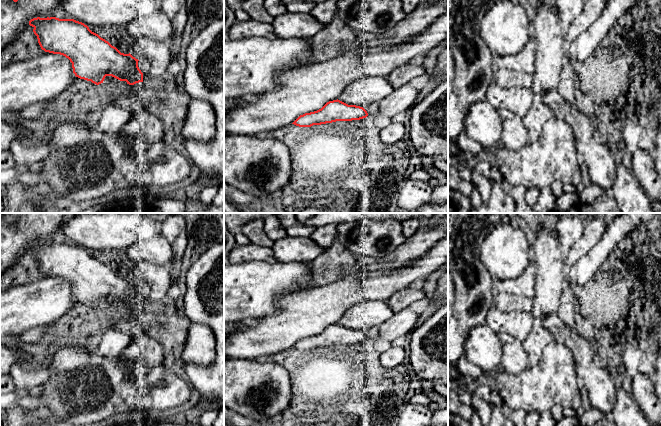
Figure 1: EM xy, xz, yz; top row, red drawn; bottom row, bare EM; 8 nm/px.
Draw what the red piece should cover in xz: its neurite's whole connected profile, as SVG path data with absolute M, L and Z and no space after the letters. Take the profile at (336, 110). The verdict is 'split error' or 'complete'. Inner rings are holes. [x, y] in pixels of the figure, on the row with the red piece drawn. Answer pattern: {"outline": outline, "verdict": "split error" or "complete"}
{"outline": "M340 100L327 102L321 109L300 115L292 124L299 127L311 127L313 125L321 125L336 121L352 121L366 118L368 115L374 117L379 112L379 104L371 103L364 108L356 105L348 105Z", "verdict": "split error"}

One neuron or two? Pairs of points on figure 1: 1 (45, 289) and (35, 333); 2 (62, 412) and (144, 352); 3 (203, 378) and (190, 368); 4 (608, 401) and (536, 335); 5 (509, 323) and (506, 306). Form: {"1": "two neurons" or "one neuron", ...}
{"1": "two neurons", "2": "two neurons", "3": "one neuron", "4": "two neurons", "5": "two neurons"}

